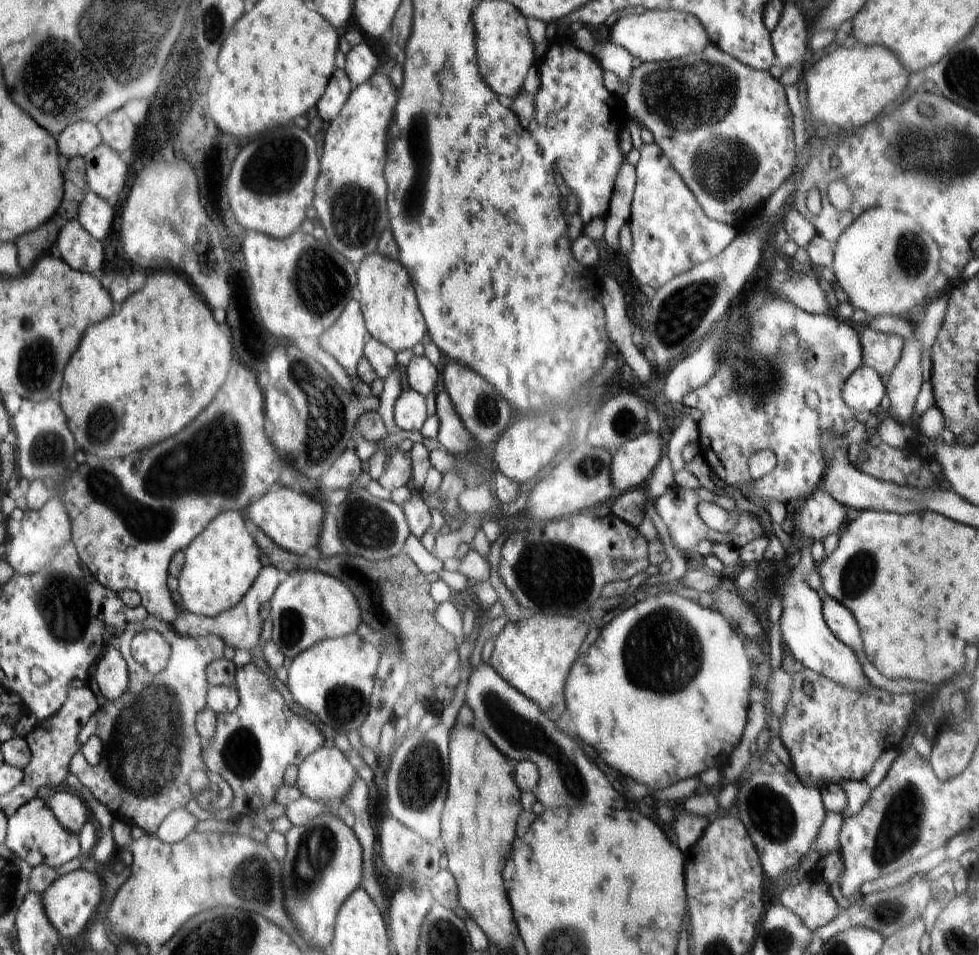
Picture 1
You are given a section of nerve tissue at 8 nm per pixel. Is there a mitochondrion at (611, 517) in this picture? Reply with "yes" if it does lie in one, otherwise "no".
no

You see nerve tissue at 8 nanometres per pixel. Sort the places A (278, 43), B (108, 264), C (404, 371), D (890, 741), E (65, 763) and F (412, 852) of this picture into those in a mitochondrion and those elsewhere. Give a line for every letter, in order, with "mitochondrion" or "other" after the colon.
A: other
B: other
C: other
D: other
E: other
F: other

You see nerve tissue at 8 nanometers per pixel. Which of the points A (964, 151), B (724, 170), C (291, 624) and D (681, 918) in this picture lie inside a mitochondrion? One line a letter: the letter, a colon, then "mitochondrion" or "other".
A: mitochondrion
B: mitochondrion
C: mitochondrion
D: other

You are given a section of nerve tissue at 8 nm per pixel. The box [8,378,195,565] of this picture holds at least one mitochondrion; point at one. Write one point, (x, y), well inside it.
(48, 451)

